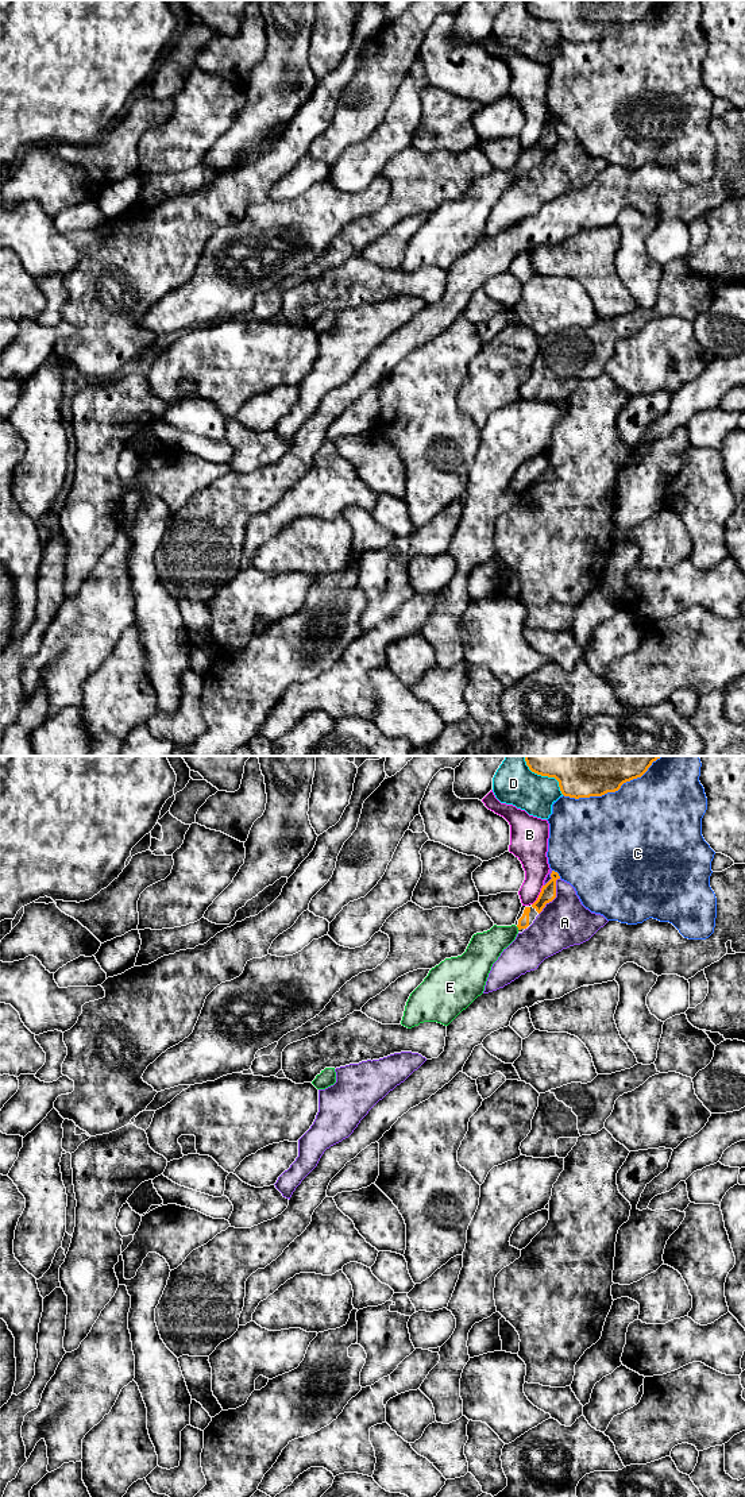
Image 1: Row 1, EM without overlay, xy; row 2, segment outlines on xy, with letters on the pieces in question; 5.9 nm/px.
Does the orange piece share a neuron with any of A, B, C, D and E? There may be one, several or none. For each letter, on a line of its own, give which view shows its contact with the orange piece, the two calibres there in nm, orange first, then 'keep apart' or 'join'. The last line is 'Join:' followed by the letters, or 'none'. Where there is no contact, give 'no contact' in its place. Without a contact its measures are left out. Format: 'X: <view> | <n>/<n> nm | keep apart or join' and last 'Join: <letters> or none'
A: xy | 100/300 nm | keep apart
B: xy | 100/160 nm | keep apart
C: xy | 480/500 nm | keep apart
D: xy | 400/260 nm | keep apart
E: xy | 60/190 nm | join
Join: E

